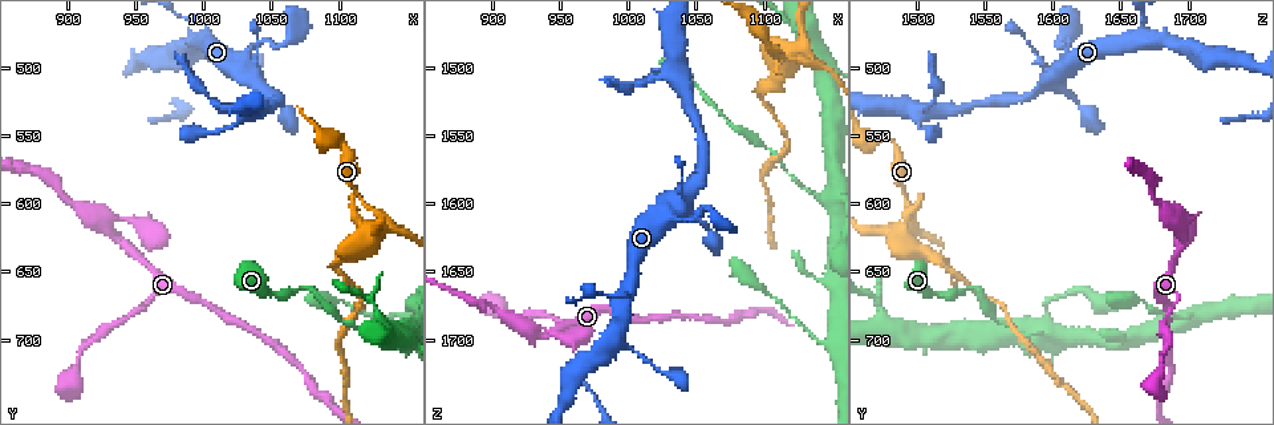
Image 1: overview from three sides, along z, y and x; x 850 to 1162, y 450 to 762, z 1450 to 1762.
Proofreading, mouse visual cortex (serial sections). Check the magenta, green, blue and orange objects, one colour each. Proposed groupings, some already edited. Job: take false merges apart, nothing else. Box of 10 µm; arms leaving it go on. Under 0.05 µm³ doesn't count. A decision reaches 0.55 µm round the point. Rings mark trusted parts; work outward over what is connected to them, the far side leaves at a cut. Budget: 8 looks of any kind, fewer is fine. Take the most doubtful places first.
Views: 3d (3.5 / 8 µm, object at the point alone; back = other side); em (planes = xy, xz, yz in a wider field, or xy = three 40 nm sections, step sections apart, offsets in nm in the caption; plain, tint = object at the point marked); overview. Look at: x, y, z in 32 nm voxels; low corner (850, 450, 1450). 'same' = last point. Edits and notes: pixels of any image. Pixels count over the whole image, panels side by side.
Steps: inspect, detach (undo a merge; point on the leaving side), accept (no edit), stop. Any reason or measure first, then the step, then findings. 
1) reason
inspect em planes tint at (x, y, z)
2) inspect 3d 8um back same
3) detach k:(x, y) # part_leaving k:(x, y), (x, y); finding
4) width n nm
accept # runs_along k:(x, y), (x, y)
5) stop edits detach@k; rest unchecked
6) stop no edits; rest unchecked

thick turns thin
inspect 3d 3.5um at (960, 628, 1692)

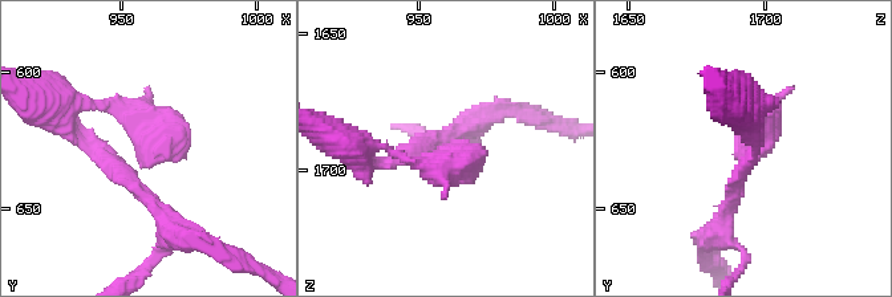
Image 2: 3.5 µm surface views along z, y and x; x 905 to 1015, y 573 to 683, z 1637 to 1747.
inspect em xy step 1 tint at (960, 630, 1694)

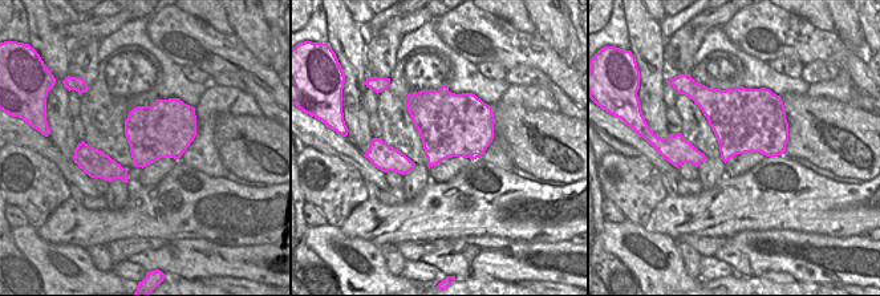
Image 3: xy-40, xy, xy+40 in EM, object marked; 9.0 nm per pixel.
accept # runs_along 2:(165, 216), (125, 175), (149, 127), (100, 102); continuous, no second cell

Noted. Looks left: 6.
small branch off a trunk
inspect 3d 3.5um at (1142, 696, 1596)

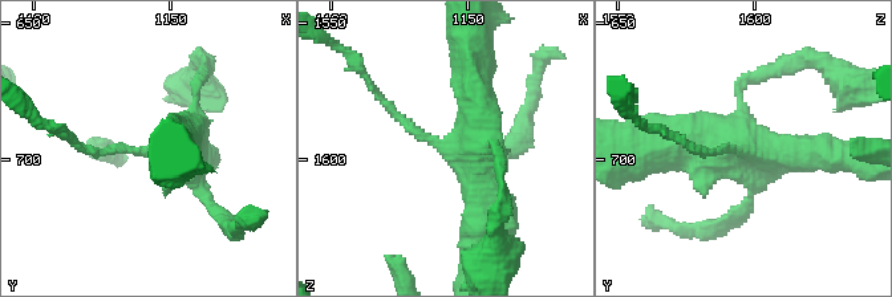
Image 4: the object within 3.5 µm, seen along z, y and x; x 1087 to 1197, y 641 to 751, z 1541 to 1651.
arms 4; arm_widths 100, 300, 450, 500 nm; need the tissue
inspect em planes tint at (1141, 696, 1595)

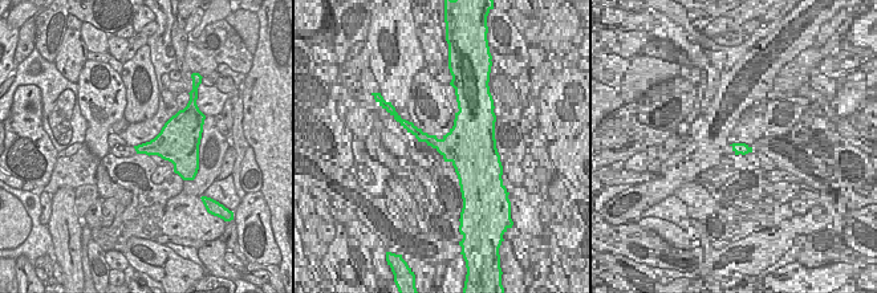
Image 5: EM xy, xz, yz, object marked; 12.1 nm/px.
accept # runs_along 4:(74, 142), (86, 150), (159, 150), (175, 142); one cell here

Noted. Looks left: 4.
abrupt turn
inspect 3d 8um back at (1064, 480, 1608)

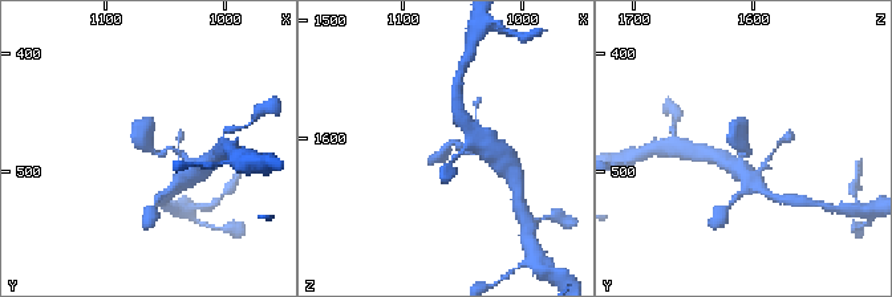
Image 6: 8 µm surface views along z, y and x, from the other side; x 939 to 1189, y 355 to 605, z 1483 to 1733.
inspect em planes tint same

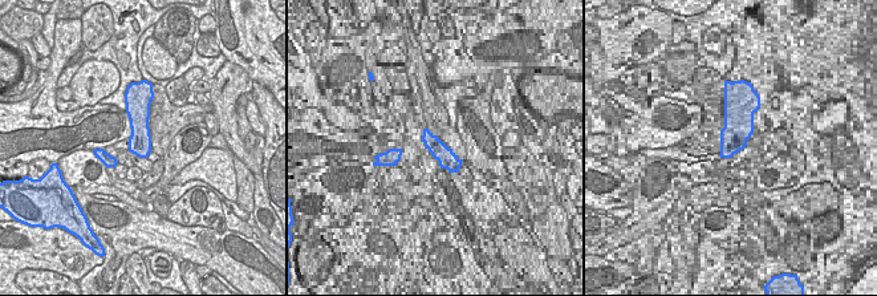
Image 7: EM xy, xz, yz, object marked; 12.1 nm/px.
width 280 nm
accept # runs_along 6:(177, 153), (151, 151), (151, 117); all the same cell

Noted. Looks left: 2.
thin arm on a thick one
inspect 3d 3.5um at (988, 486, 1700)

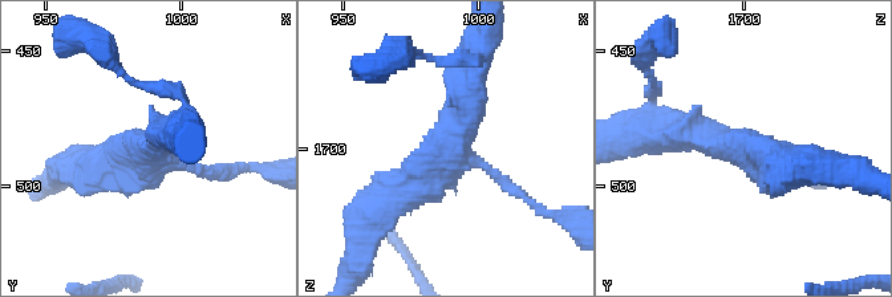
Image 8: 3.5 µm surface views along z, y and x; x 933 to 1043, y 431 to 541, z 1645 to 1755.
arms 3; arm_widths 150, 400, 450 nm
inspect em planes tint at (990, 486, 1702)

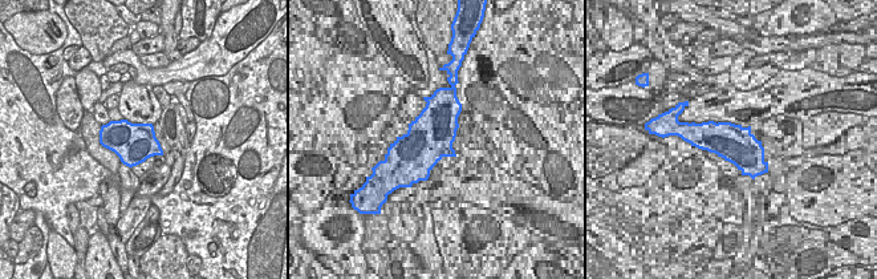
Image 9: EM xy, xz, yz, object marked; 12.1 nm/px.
accept # all the same cell

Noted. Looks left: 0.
stop no edits; rest unchecked

